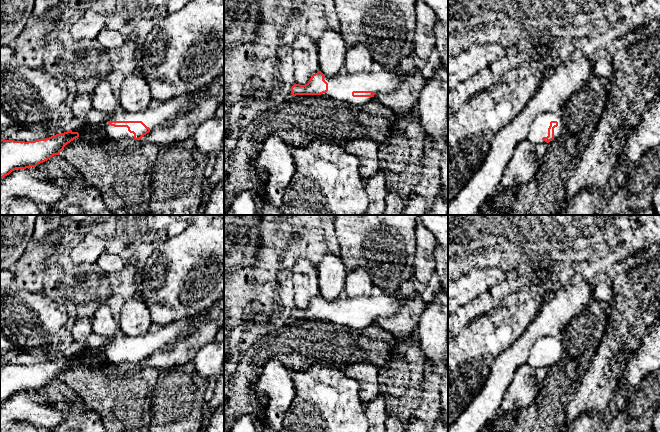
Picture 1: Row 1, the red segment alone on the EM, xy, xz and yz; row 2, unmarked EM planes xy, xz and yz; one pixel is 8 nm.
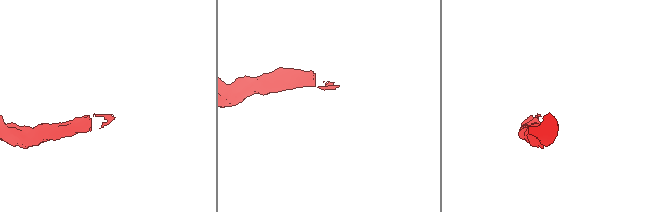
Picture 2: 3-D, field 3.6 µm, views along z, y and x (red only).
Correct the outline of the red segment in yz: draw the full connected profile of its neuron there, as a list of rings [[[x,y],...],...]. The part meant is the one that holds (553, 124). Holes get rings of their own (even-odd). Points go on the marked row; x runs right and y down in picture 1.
[[[545,112],[538,115],[530,126],[527,140],[531,143],[544,144],[557,139],[563,130],[561,114]]]

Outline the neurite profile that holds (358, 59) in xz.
[[[362,44],[348,47],[345,57],[345,68],[349,73],[369,72],[373,59],[367,47]]]

